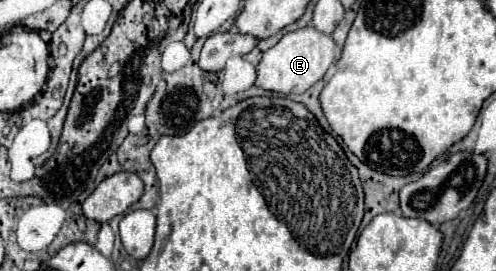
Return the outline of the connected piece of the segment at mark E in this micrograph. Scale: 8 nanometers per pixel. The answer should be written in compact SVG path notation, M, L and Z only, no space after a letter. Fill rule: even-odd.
M303 27L297 31L285 33L275 47L271 47L269 51L263 53L263 57L257 65L255 85L265 91L273 91L273 93L281 93L281 95L305 93L327 73L329 65L337 61L341 51L342 49L329 35L325 35L313 27Z

